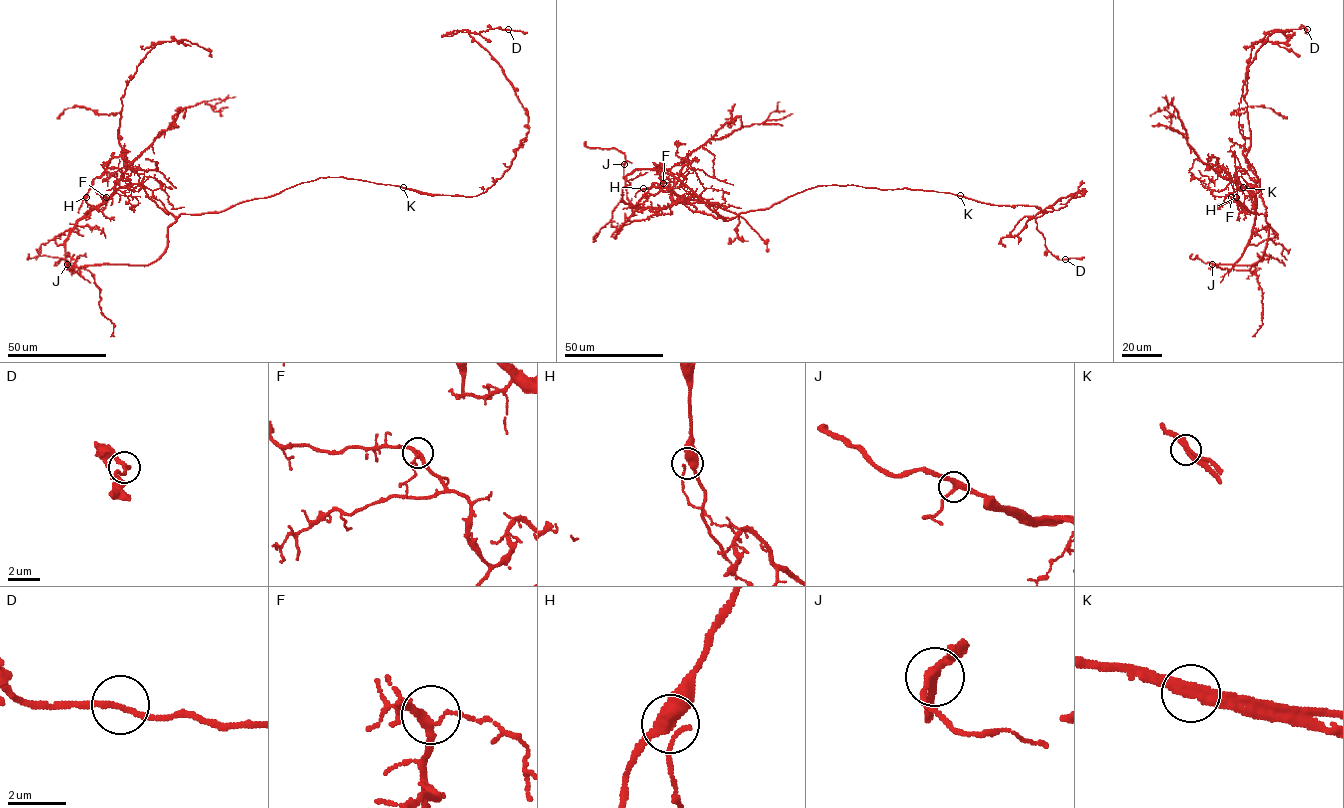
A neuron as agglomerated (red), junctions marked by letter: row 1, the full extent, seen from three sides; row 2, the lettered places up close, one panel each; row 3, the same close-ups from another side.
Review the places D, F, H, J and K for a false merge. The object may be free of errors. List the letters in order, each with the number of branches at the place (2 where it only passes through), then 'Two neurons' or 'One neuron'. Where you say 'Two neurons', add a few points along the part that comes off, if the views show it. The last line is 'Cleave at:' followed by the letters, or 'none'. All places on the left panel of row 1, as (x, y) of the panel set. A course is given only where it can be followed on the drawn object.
D: Branches: 2. One neuron
F: Branches: 3. One neuron
H: Branches: 3. One neuron
J: Branches: 3. One neuron
K: Branches: 2. Two neurons. Course of the part to remove: (403, 187), (434, 196)
Cleave at: K

